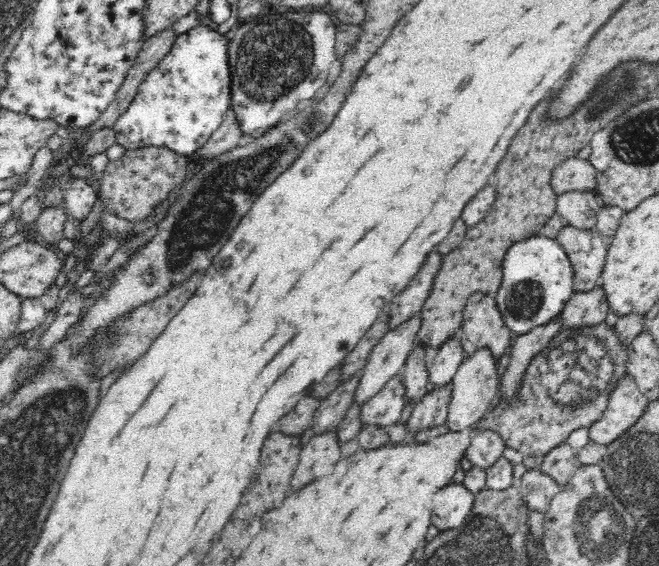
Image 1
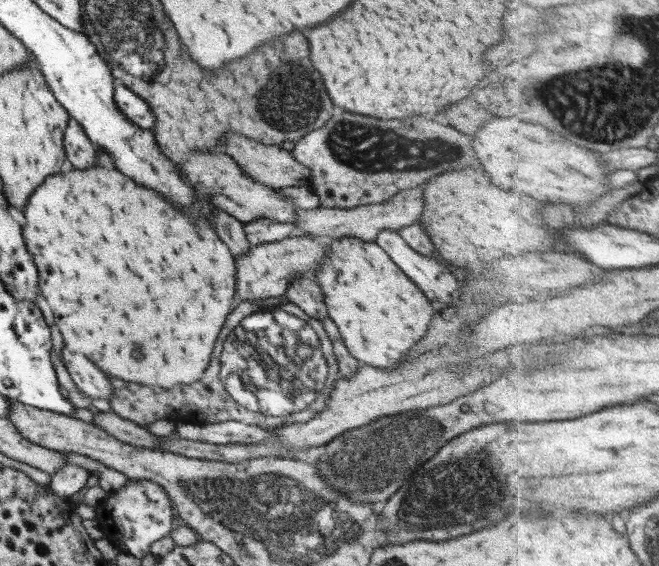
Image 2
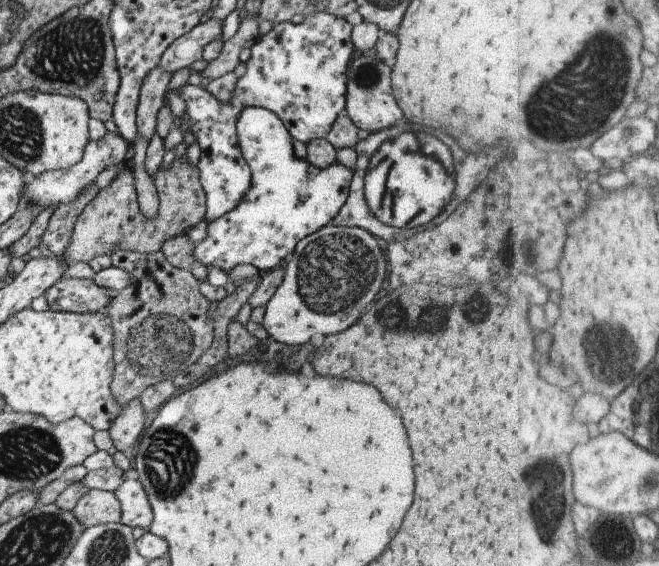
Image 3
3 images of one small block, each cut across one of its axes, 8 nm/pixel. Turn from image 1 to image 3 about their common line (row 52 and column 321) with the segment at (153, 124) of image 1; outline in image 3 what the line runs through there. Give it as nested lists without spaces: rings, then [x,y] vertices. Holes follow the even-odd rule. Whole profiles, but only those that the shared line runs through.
[[[244,108],[237,117],[235,130],[238,147],[250,168],[250,185],[230,211],[207,223],[205,238],[195,245],[194,257],[207,270],[218,266],[228,272],[234,266],[250,264],[262,273],[275,268],[287,254],[292,254],[302,238],[331,222],[346,201],[353,170],[335,160],[325,168],[317,168],[305,159],[297,158],[287,129],[270,110]]]

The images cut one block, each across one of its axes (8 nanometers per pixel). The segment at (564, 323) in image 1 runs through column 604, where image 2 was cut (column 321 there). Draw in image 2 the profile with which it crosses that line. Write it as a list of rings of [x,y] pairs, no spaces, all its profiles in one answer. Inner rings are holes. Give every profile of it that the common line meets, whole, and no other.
[[[297,277],[289,279],[284,295],[288,298],[289,303],[295,304],[307,316],[322,320],[327,317],[324,300],[318,285],[311,278]]]

